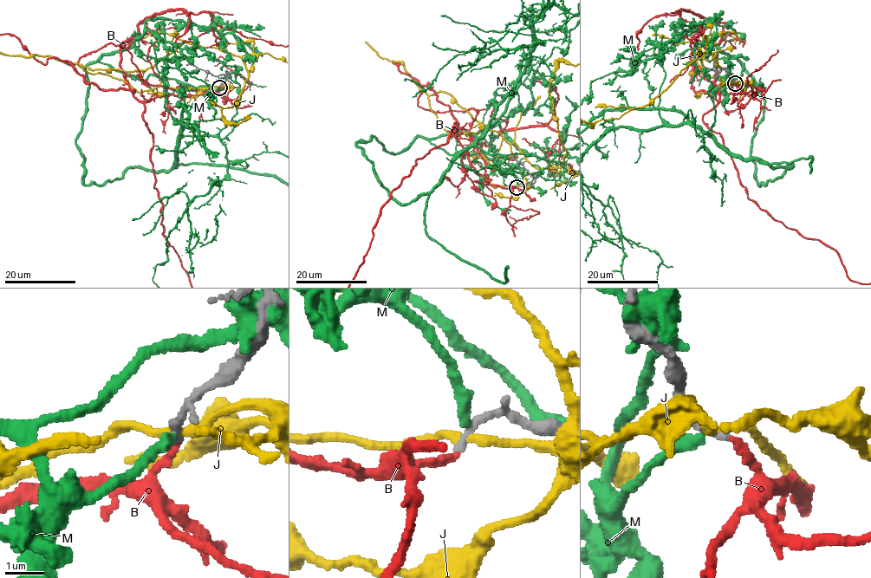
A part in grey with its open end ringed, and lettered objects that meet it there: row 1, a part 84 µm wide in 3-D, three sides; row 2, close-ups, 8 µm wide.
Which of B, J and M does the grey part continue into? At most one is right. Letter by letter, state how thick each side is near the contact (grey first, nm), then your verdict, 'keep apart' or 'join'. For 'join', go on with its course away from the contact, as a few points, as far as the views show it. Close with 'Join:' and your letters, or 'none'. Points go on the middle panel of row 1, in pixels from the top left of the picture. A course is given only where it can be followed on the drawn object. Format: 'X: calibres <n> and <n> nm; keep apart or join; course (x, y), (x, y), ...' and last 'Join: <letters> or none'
B: calibres 180 and 190 nm; join; course (516, 186), (491, 185), (473, 167), (454, 122), (448, 142), (417, 159), (381, 210)
J: calibres 200 and 200 nm; keep apart
M: calibres 170 and 260 nm; keep apart
Join: B

